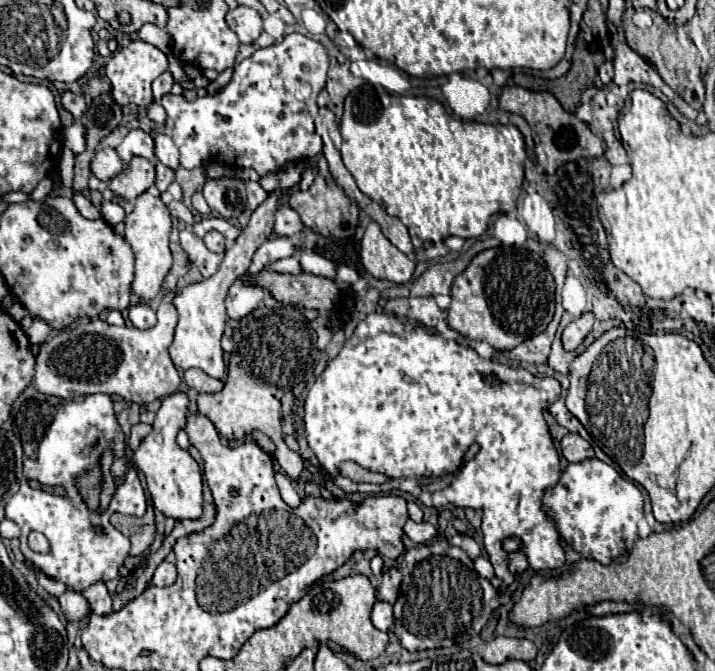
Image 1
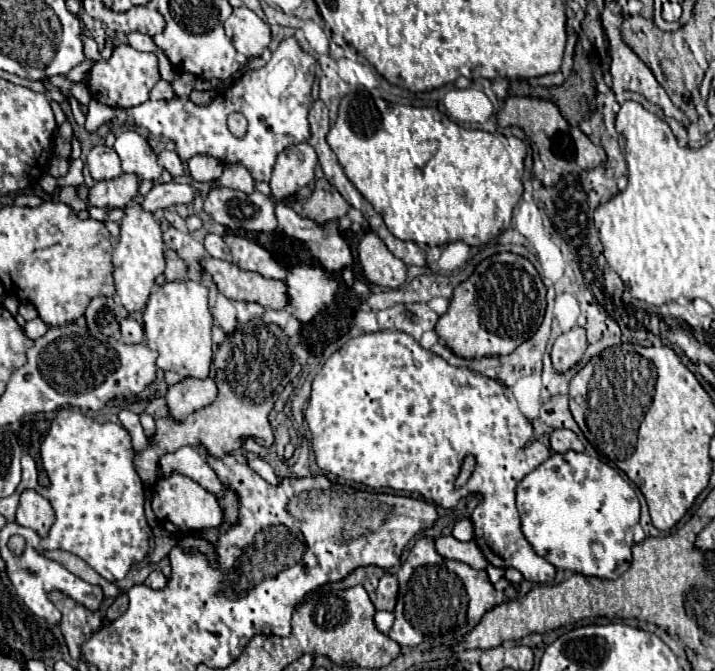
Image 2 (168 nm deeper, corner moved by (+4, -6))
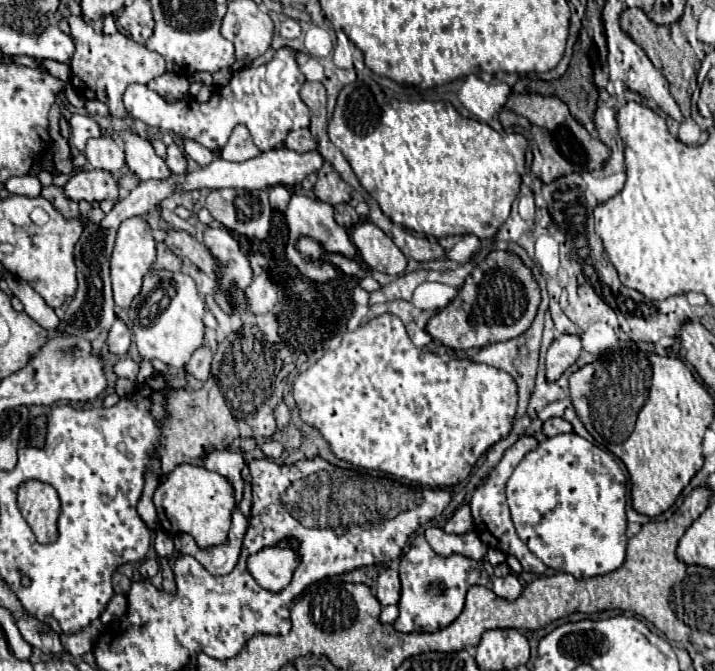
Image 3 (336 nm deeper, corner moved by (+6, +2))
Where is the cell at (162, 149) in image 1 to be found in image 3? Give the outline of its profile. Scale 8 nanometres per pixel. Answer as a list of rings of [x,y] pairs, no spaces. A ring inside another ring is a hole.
[[[171,143],[171,145],[167,147],[167,159],[165,159],[165,163],[167,163],[167,167],[169,167],[173,173],[185,173],[185,171],[187,171],[185,155],[183,155],[183,151],[181,151],[175,143]]]

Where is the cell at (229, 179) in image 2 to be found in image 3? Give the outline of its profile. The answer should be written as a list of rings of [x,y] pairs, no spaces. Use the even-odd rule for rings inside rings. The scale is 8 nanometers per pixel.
[[[237,125],[233,129],[229,143],[221,151],[221,157],[225,161],[247,161],[247,159],[253,159],[257,155],[261,155],[261,151],[253,145],[249,129],[245,125]]]

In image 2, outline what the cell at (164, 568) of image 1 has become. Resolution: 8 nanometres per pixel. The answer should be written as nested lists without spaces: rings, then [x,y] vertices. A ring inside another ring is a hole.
[[[151,571],[149,577],[145,579],[145,585],[151,587],[151,589],[163,589],[165,583],[167,583],[167,579],[165,579],[165,575],[161,571]]]

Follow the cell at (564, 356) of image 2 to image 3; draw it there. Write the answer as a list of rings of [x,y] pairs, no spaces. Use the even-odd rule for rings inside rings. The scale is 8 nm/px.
[[[559,335],[547,351],[547,379],[555,381],[567,371],[581,353],[581,337],[579,335]]]

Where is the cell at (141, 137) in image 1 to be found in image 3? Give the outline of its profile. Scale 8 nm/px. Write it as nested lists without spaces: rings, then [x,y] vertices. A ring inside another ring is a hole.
[[[115,131],[113,139],[123,147],[127,167],[137,177],[141,177],[143,181],[147,181],[147,179],[165,179],[165,177],[171,175],[165,161],[161,157],[157,157],[149,139],[141,137],[135,131]]]

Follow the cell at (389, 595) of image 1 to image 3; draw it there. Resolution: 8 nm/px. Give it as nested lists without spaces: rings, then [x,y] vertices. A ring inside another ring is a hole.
[[[385,569],[377,579],[377,599],[381,605],[395,605],[399,601],[399,575],[393,569]]]

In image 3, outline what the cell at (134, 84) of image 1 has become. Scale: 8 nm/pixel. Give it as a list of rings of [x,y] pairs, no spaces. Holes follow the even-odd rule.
[[[69,17],[73,41],[75,41],[75,55],[71,59],[71,85],[81,99],[99,99],[107,103],[115,117],[127,117],[123,107],[123,93],[131,83],[149,83],[151,79],[165,73],[165,59],[149,51],[145,45],[135,43],[133,39],[125,37],[123,33],[115,35],[101,35],[95,33],[93,27],[83,21],[83,17]]]

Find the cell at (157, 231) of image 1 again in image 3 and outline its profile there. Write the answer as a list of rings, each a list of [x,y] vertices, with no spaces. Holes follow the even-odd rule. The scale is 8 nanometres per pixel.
[[[143,217],[125,219],[117,229],[117,239],[111,255],[111,281],[113,281],[113,295],[115,305],[129,309],[133,299],[141,293],[141,283],[145,273],[155,263],[155,241],[151,235],[151,227]]]

